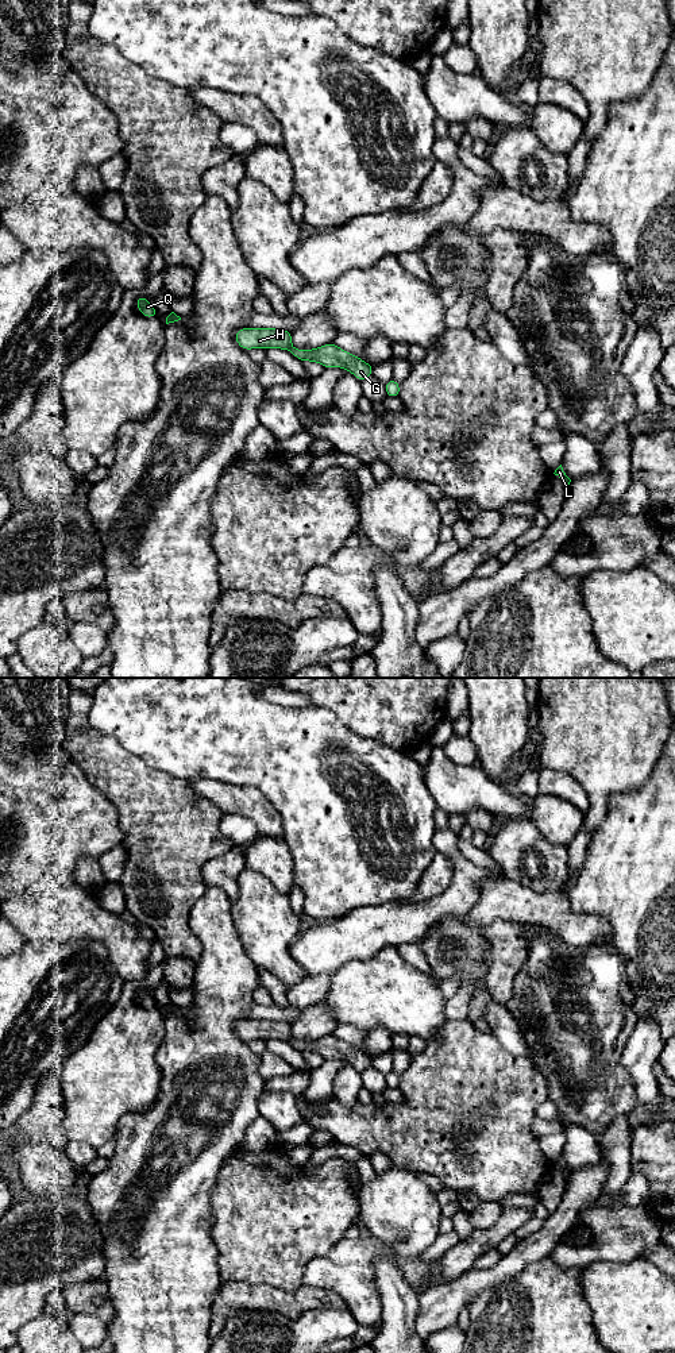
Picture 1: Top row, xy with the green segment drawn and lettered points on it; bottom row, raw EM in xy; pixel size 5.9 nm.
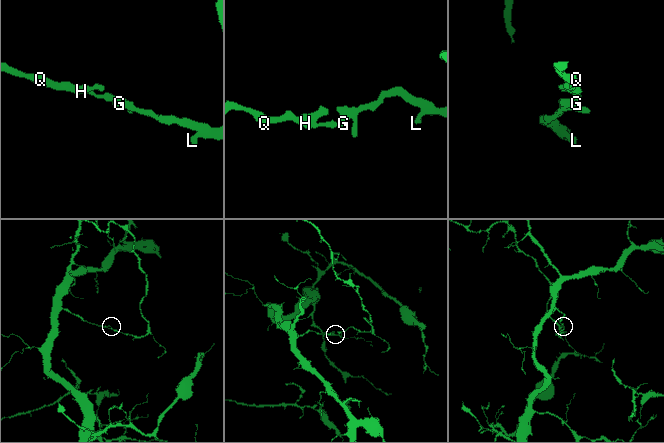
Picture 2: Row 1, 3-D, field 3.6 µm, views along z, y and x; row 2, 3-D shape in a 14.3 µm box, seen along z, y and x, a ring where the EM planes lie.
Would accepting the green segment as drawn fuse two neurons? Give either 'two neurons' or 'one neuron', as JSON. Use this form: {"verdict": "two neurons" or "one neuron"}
{"verdict": "one neuron"}

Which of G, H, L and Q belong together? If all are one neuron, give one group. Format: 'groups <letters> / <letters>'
groups G H L Q

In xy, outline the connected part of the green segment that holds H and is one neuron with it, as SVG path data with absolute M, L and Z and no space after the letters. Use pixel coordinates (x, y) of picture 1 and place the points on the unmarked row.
M242 1019L235 1025L236 1034L247 1041L281 1040L290 1042L301 1053L319 1053L325 1059L342 1059L354 1065L360 1073L373 1067L373 1057L360 1049L342 1041L333 1034L319 1040L298 1041L292 1037L292 1024L278 1019Z

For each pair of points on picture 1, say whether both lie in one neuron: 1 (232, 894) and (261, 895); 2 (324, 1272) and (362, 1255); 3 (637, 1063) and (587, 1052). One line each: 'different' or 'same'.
1: different
2: same
3: different

